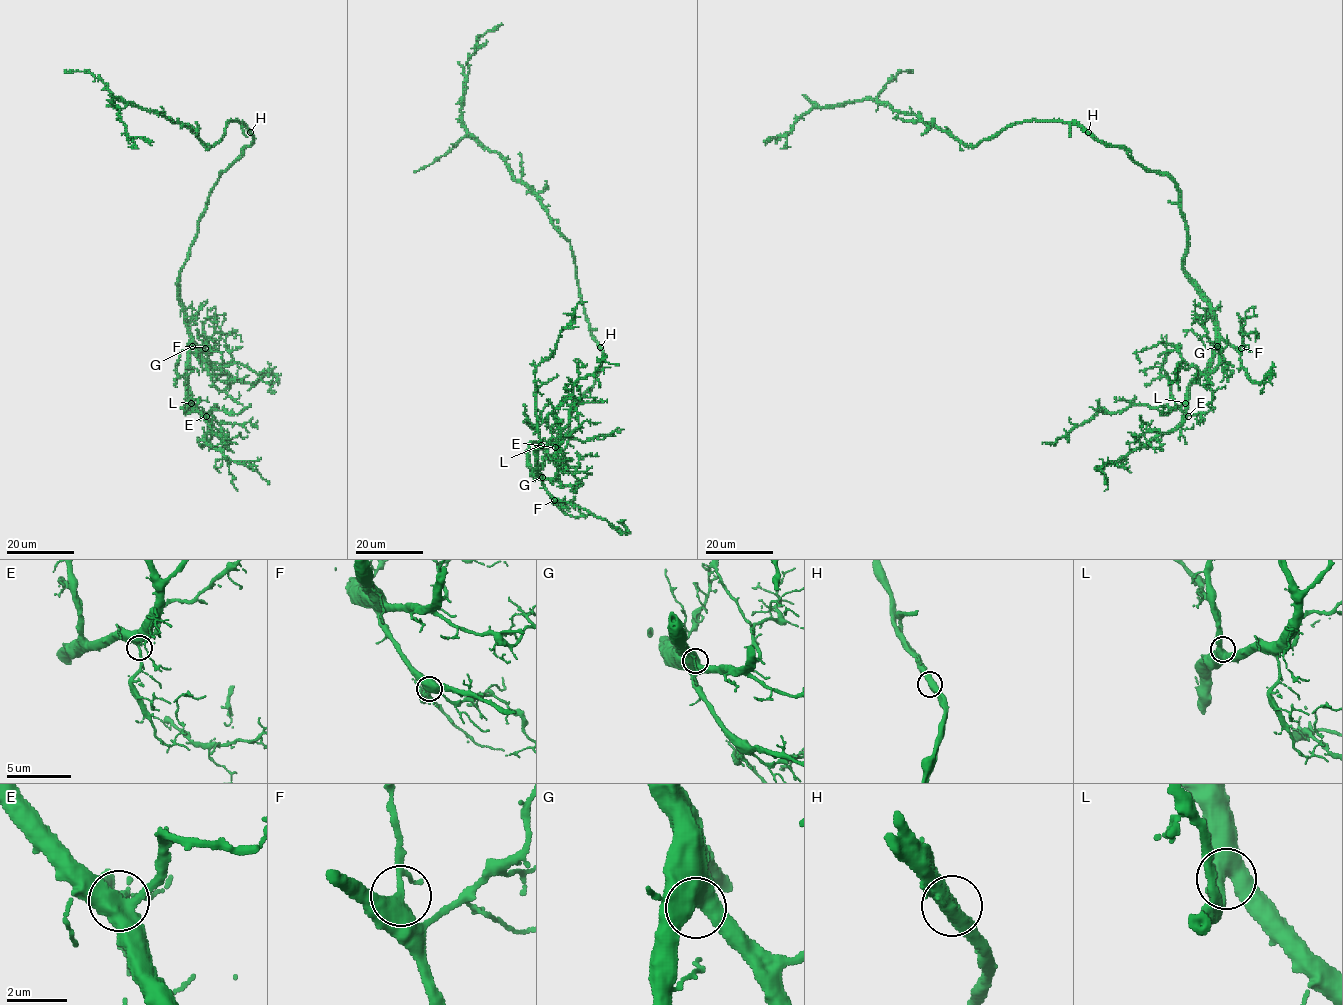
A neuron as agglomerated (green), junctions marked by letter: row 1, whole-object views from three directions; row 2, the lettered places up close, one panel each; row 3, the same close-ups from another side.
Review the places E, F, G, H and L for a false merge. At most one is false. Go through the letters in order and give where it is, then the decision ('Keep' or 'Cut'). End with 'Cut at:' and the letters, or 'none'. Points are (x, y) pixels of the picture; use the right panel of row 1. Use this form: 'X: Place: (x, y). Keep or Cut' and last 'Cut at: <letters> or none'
E: Place: (1188, 416). Keep
F: Place: (1241, 348). Keep
G: Place: (1217, 346). Keep
H: Place: (1088, 132). Keep
L: Place: (1185, 403). Keep
Cut at: none

